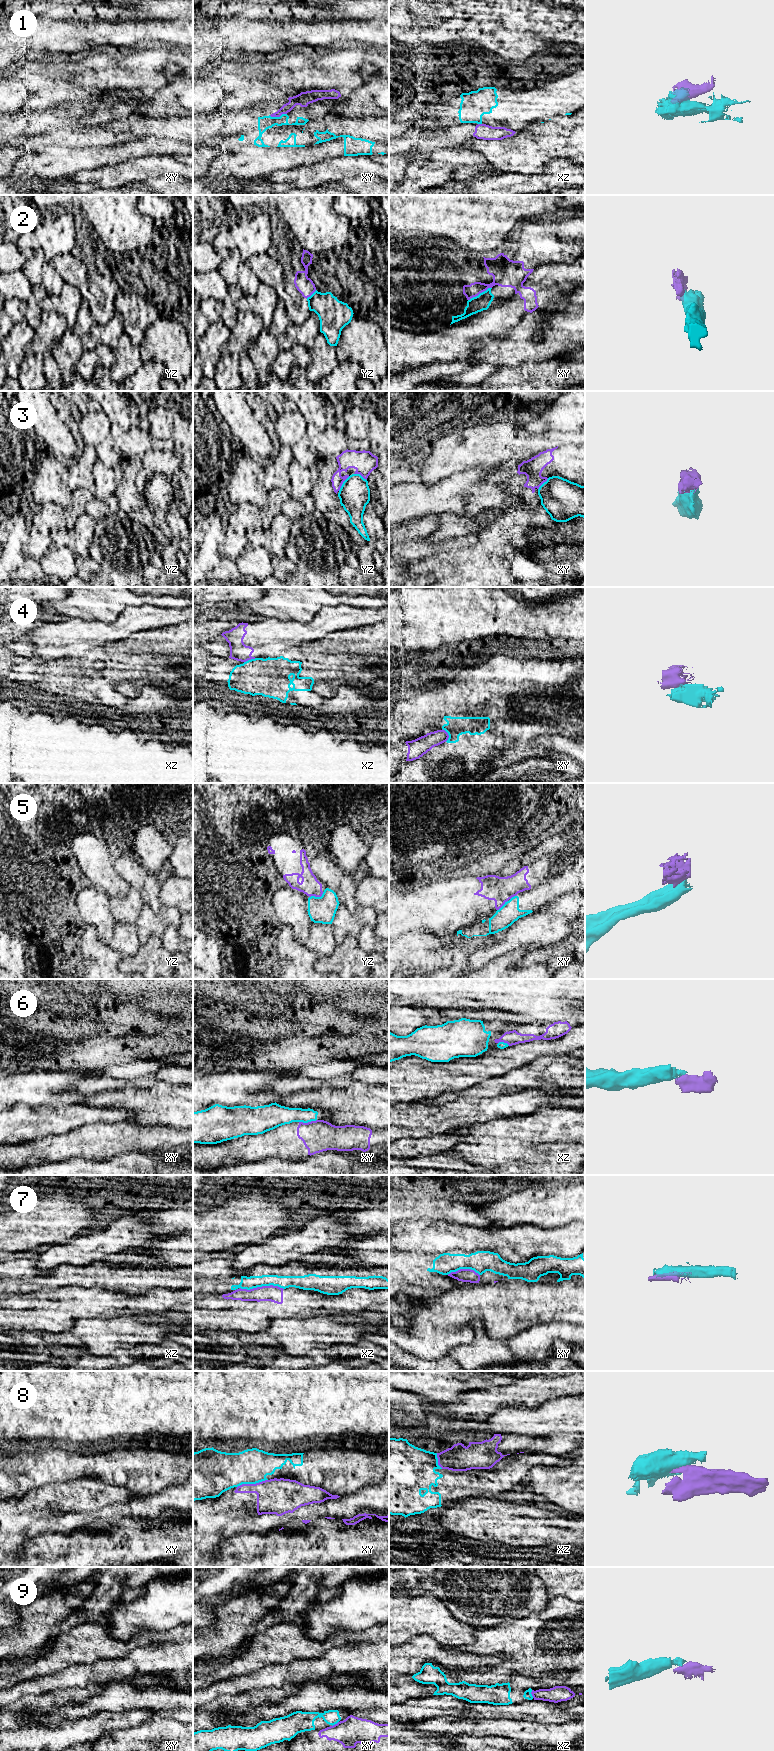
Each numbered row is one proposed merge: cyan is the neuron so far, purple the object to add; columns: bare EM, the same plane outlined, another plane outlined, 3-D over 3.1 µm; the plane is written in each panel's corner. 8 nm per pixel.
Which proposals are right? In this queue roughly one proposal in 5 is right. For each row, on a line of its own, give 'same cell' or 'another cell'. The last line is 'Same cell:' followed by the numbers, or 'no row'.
1: another cell
2: another cell
3: another cell
4: another cell
5: another cell
6: another cell
7: another cell
8: another cell
9: another cell
Same cell: no row

